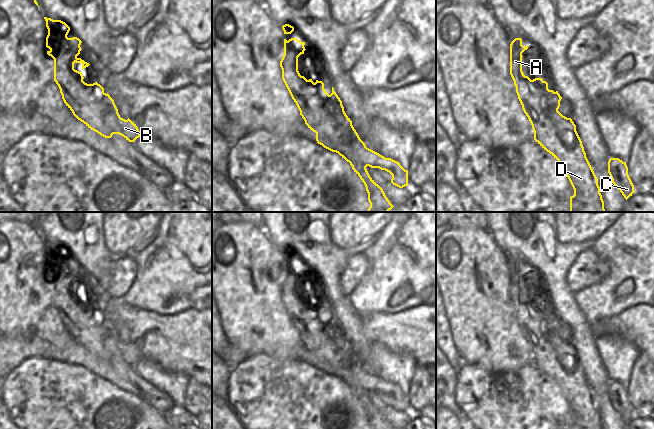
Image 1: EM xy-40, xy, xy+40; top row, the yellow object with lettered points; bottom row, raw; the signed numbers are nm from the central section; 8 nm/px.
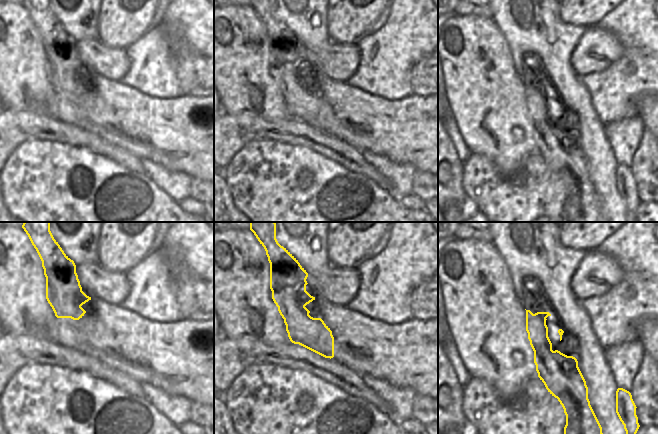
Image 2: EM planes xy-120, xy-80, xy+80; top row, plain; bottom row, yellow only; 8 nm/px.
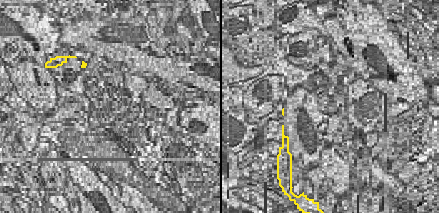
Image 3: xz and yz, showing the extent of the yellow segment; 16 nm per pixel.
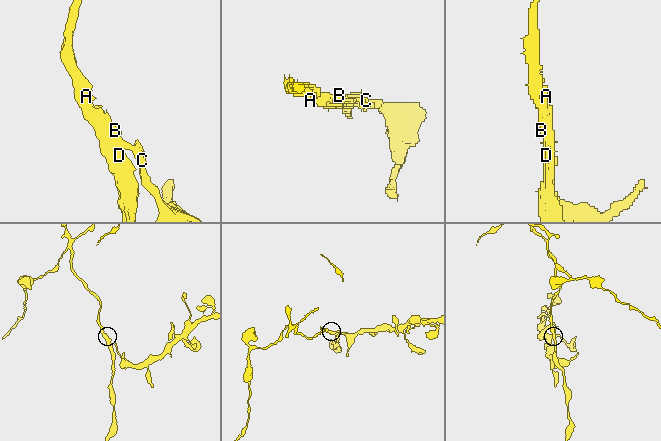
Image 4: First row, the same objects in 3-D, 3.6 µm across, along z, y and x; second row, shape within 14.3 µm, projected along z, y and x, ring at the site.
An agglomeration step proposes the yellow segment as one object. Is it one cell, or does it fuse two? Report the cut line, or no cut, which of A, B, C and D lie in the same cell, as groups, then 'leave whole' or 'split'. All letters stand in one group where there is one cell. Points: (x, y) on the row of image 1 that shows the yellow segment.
xy (380, 155), (376, 159), (375, 167) | A B D / C | split

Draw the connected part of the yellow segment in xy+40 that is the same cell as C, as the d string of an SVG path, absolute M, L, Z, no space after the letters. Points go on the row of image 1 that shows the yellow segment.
M610 158L608 161L608 173L614 186L627 200L634 193L634 185L628 175L626 162L619 158Z

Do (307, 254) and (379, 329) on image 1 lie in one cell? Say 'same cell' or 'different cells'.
different cells

